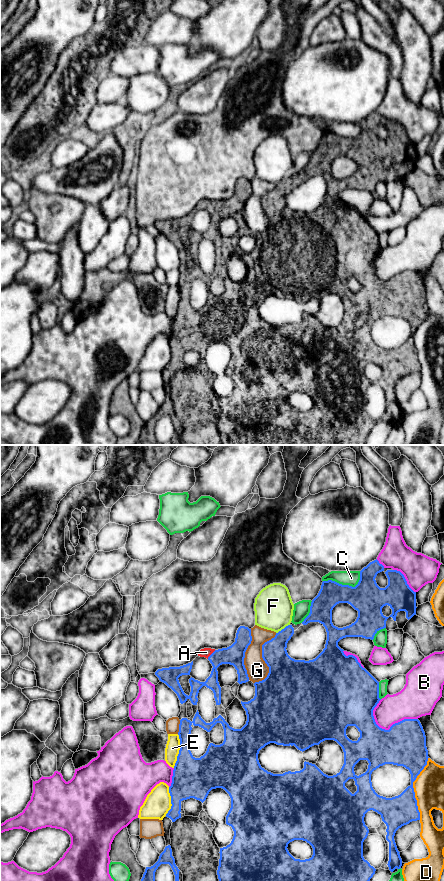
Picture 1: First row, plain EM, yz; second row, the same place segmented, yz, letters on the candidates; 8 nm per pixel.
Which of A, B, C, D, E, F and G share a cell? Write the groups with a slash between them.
A / B / C / D / E / F / G

